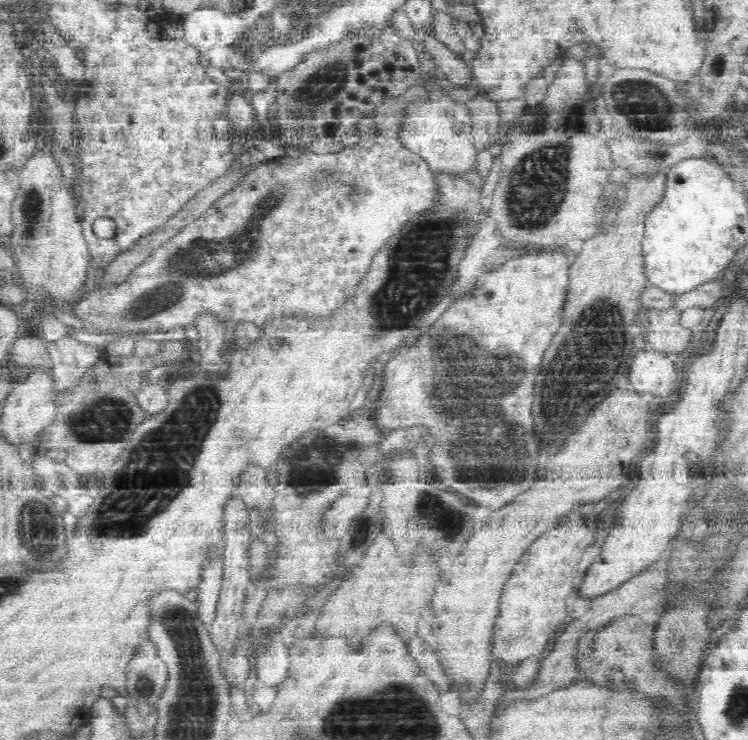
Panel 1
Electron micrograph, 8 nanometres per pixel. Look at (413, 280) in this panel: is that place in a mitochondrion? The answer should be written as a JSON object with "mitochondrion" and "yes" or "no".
{"mitochondrion":"yes"}

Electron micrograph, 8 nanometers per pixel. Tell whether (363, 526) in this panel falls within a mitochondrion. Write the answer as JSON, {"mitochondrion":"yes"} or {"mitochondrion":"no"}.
{"mitochondrion":"no"}

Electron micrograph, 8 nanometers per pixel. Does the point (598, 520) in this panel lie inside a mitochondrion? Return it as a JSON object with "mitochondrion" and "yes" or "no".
{"mitochondrion":"no"}

